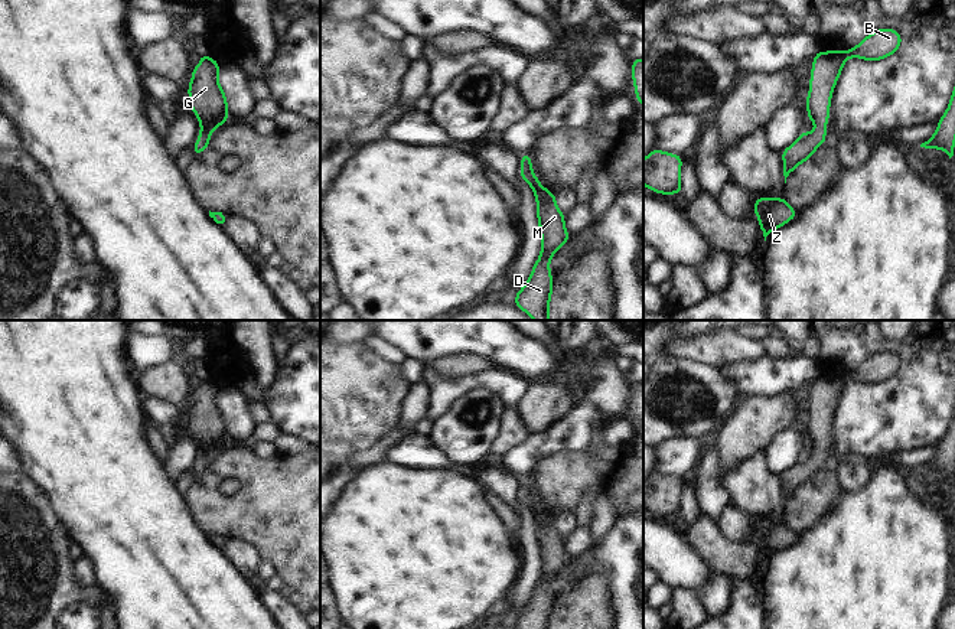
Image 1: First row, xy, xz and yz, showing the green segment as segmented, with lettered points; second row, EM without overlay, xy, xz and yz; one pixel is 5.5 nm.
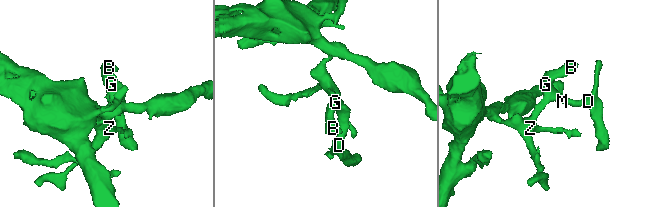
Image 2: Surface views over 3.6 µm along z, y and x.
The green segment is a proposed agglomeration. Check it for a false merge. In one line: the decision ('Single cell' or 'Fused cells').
Single cell.

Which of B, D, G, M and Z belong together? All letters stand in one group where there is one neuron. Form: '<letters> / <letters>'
B D G M Z

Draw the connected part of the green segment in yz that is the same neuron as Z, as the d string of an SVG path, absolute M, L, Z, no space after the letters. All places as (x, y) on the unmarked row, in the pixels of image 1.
M782 519L776 522L756 521L753 537L759 540L762 557L766 560L796 541L795 534Z

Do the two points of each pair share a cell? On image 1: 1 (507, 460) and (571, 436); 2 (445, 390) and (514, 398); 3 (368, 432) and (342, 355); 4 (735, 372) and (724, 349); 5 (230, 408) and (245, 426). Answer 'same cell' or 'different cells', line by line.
1: same cell
2: same cell
3: same cell
4: different cells
5: same cell

